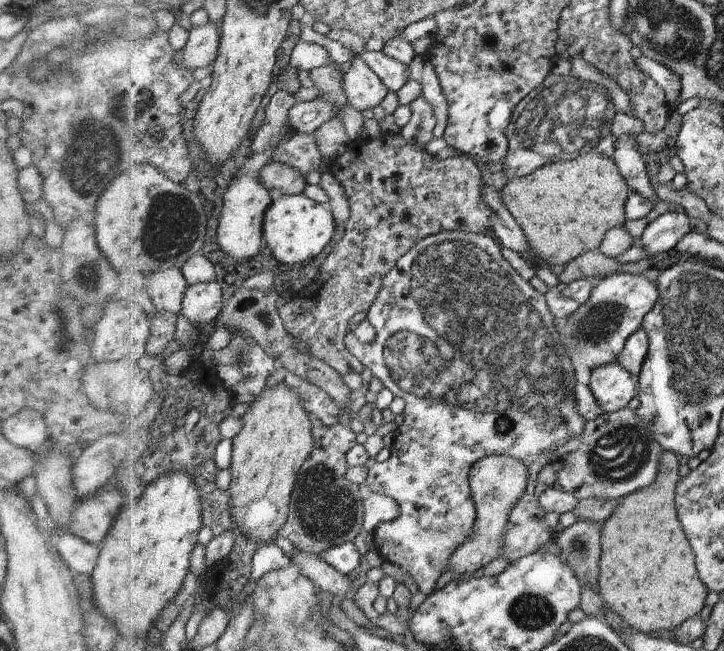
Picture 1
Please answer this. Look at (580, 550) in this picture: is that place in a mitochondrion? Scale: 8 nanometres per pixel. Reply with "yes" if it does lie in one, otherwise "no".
yes

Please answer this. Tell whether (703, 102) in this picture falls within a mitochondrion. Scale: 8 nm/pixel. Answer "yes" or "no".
no

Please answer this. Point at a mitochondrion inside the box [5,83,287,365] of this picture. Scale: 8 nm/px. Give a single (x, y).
(78, 150)

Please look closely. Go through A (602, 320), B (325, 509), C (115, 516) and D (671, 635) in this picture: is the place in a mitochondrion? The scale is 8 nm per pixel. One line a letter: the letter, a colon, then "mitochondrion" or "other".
A: mitochondrion
B: mitochondrion
C: other
D: other

